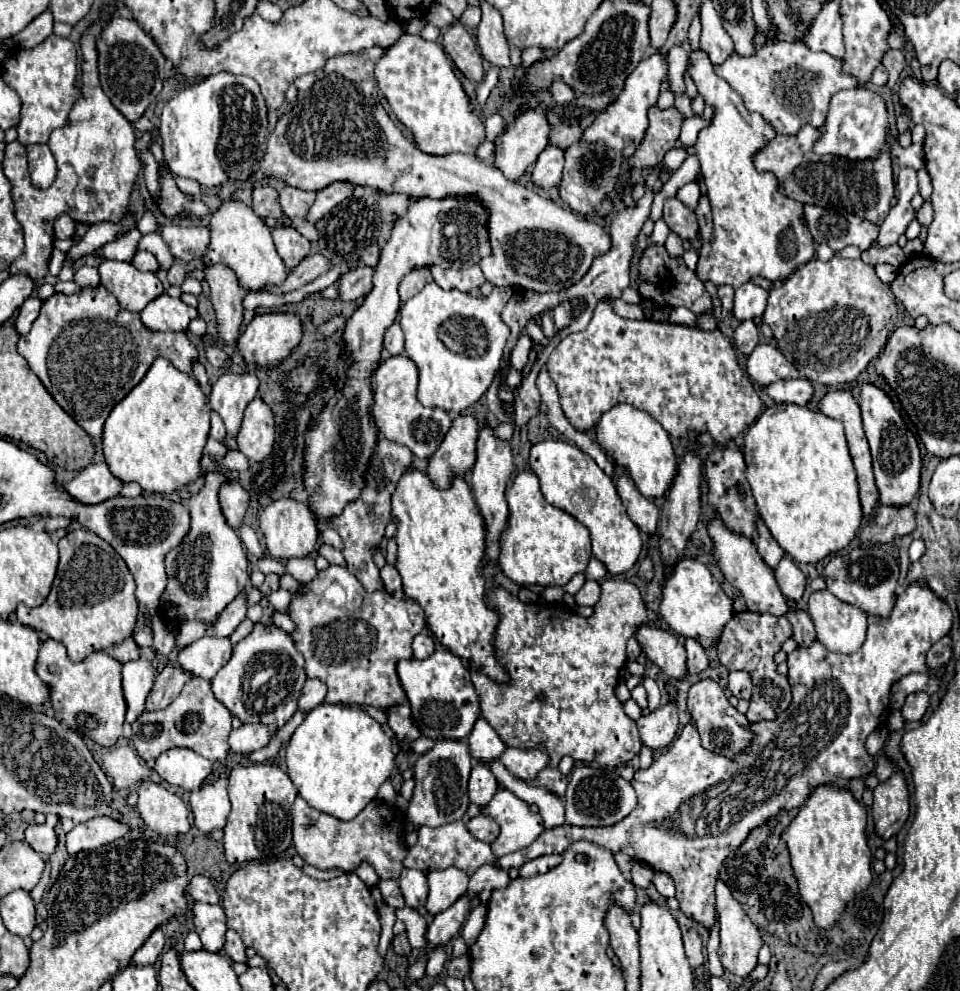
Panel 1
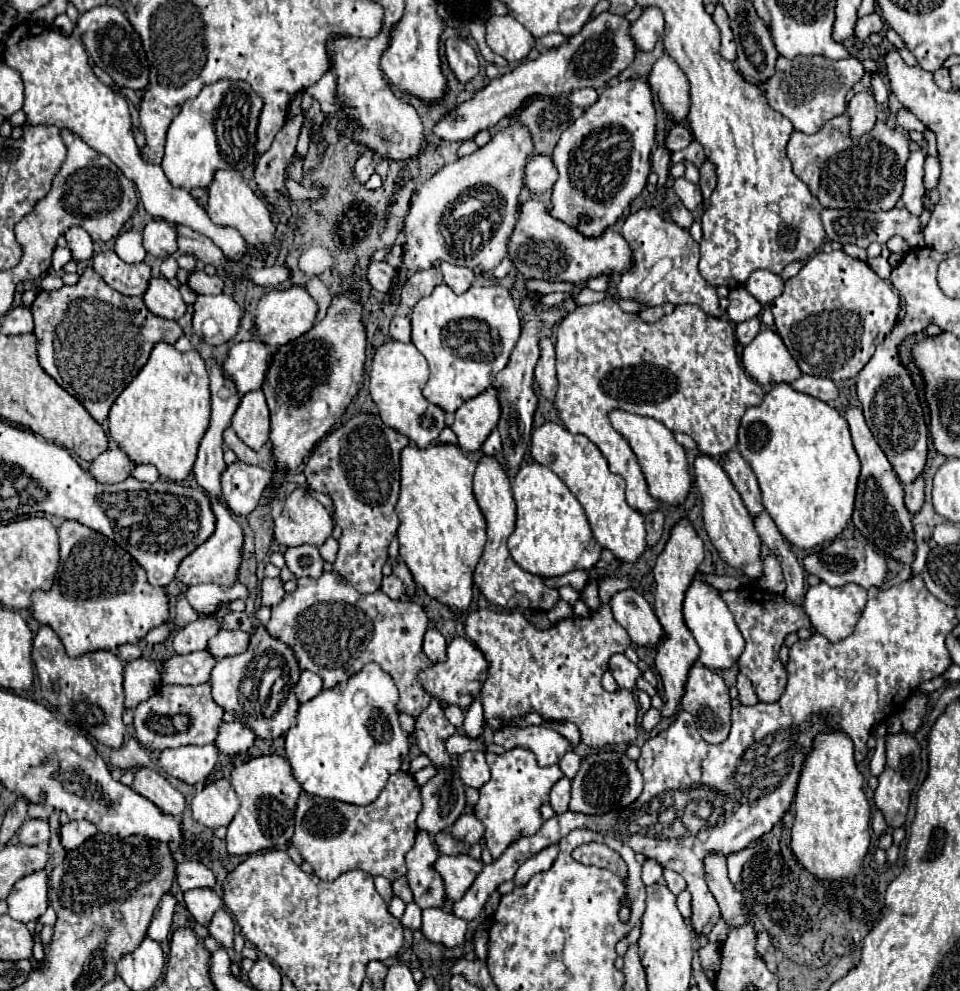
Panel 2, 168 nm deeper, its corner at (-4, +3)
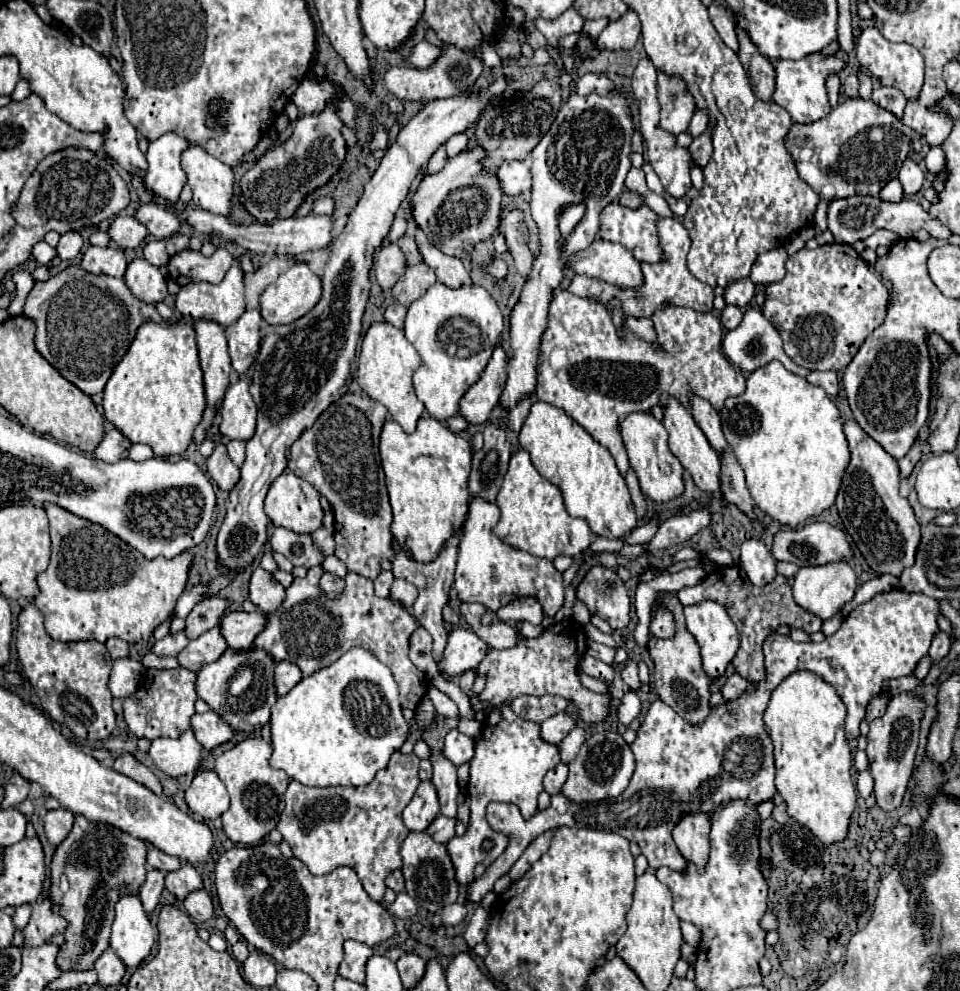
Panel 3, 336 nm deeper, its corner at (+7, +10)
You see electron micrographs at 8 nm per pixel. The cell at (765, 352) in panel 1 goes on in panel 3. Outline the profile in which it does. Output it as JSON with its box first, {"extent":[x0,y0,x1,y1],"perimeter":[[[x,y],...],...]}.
{"extent":[723,307,809,377],"perimeter":[[[751,307],[751,309],[745,311],[745,317],[743,317],[743,321],[741,321],[741,325],[739,325],[737,329],[727,331],[727,335],[723,337],[723,353],[725,353],[725,357],[727,357],[733,365],[737,365],[737,367],[739,367],[741,371],[745,371],[745,373],[751,373],[751,371],[755,371],[757,367],[763,367],[763,365],[767,365],[769,361],[777,359],[777,361],[781,361],[789,371],[793,371],[793,373],[797,373],[797,375],[803,375],[803,377],[809,375],[809,369],[795,365],[795,363],[785,355],[779,331],[777,331],[777,329],[765,319],[765,315],[763,315],[759,309],[755,309],[755,307]]]}

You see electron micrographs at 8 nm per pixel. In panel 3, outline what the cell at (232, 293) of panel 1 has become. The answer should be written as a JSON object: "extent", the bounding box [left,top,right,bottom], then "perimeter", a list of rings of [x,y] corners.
{"extent":[135,203,179,239],"perimeter":[[[157,203],[139,205],[135,211],[135,219],[141,221],[147,227],[149,235],[155,239],[167,239],[179,231],[179,217]]]}

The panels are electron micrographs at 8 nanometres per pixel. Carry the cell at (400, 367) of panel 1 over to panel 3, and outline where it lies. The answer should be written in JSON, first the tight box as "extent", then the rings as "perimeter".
{"extent":[357,323,425,433],"perimeter":[[[373,323],[365,337],[363,337],[363,345],[361,345],[361,353],[359,353],[359,369],[357,369],[357,381],[361,385],[361,389],[375,401],[383,403],[387,407],[387,411],[391,413],[391,417],[403,427],[403,431],[413,433],[417,419],[423,415],[425,407],[423,403],[417,399],[415,391],[413,391],[413,383],[411,377],[417,371],[417,367],[421,365],[421,357],[415,351],[415,347],[405,339],[403,331],[393,327],[391,323]]]}

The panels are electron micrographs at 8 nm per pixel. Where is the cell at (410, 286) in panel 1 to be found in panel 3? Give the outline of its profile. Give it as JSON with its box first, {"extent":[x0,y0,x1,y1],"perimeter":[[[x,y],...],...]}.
{"extent":[391,263,437,305],"perimeter":[[[425,263],[421,265],[411,265],[407,267],[405,277],[391,289],[395,301],[399,301],[401,305],[411,305],[413,301],[417,301],[433,283],[437,281],[435,273],[431,267],[427,267]]]}

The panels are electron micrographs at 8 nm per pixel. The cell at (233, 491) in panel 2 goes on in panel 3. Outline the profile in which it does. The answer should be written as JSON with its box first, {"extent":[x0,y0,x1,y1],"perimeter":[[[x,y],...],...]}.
{"extent":[207,403,239,491],"perimeter":[[[217,403],[217,411],[213,417],[213,423],[207,431],[207,437],[215,443],[215,449],[211,453],[211,457],[207,459],[207,473],[211,475],[211,479],[225,491],[231,491],[235,487],[235,483],[239,481],[239,467],[229,459],[227,451],[225,451],[225,443],[221,443],[221,433],[219,433],[219,423],[221,423],[221,403]]]}

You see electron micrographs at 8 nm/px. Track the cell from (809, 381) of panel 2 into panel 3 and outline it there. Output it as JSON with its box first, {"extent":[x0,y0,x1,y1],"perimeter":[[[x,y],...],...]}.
{"extent":[807,371,839,399],"perimeter":[[[813,371],[807,375],[807,381],[813,385],[821,385],[831,399],[835,399],[839,393],[839,381],[835,371]]]}

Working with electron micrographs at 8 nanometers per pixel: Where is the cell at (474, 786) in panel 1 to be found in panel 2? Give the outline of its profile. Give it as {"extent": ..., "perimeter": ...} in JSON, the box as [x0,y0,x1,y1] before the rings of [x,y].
{"extent":[458,752,490,788],"perimeter":[[[466,752],[458,760],[458,772],[466,786],[480,788],[490,778],[490,768],[484,760],[484,752]]]}

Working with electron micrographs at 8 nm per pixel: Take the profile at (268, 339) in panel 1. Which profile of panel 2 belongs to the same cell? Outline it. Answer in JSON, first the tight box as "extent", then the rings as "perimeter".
{"extent":[254,286,318,348],"perimeter":[[[292,286],[288,290],[272,290],[260,298],[254,310],[254,326],[258,330],[258,340],[268,346],[280,348],[306,334],[316,322],[316,312],[318,312],[316,302],[310,298],[310,294],[304,288]]]}

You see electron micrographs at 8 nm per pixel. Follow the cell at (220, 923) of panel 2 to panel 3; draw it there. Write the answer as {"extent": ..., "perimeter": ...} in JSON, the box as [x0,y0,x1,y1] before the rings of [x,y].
{"extent":[183,889,213,923],"perimeter":[[[205,889],[189,893],[183,901],[183,907],[195,923],[205,923],[213,915],[213,903],[211,903],[211,897]]]}

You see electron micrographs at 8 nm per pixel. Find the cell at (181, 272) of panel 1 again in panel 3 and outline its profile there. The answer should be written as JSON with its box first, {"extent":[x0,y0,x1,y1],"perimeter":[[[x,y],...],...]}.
{"extent":[167,233,189,255],"perimeter":[[[177,233],[177,235],[173,235],[173,237],[167,239],[167,253],[169,255],[175,255],[175,253],[187,249],[187,247],[189,247],[189,237],[187,235]]]}

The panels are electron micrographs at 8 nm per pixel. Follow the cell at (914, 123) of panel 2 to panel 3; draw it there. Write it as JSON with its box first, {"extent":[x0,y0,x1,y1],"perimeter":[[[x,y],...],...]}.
{"extent":[871,85,905,119],"perimeter":[[[881,85],[881,87],[873,89],[871,99],[875,103],[879,103],[881,107],[889,109],[895,117],[901,119],[903,109],[905,109],[905,97],[901,95],[901,91],[897,91],[897,87],[885,87],[885,85]]]}

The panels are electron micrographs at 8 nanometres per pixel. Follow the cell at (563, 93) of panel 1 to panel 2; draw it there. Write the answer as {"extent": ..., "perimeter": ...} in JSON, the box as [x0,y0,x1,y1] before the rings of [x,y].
{"extent":[570,88,598,108],"perimeter":[[[594,88],[574,90],[574,92],[570,94],[570,100],[572,100],[574,104],[582,106],[582,108],[588,108],[588,106],[592,106],[592,104],[596,102],[596,98],[598,98],[598,94],[596,94],[596,90],[594,90]]]}

